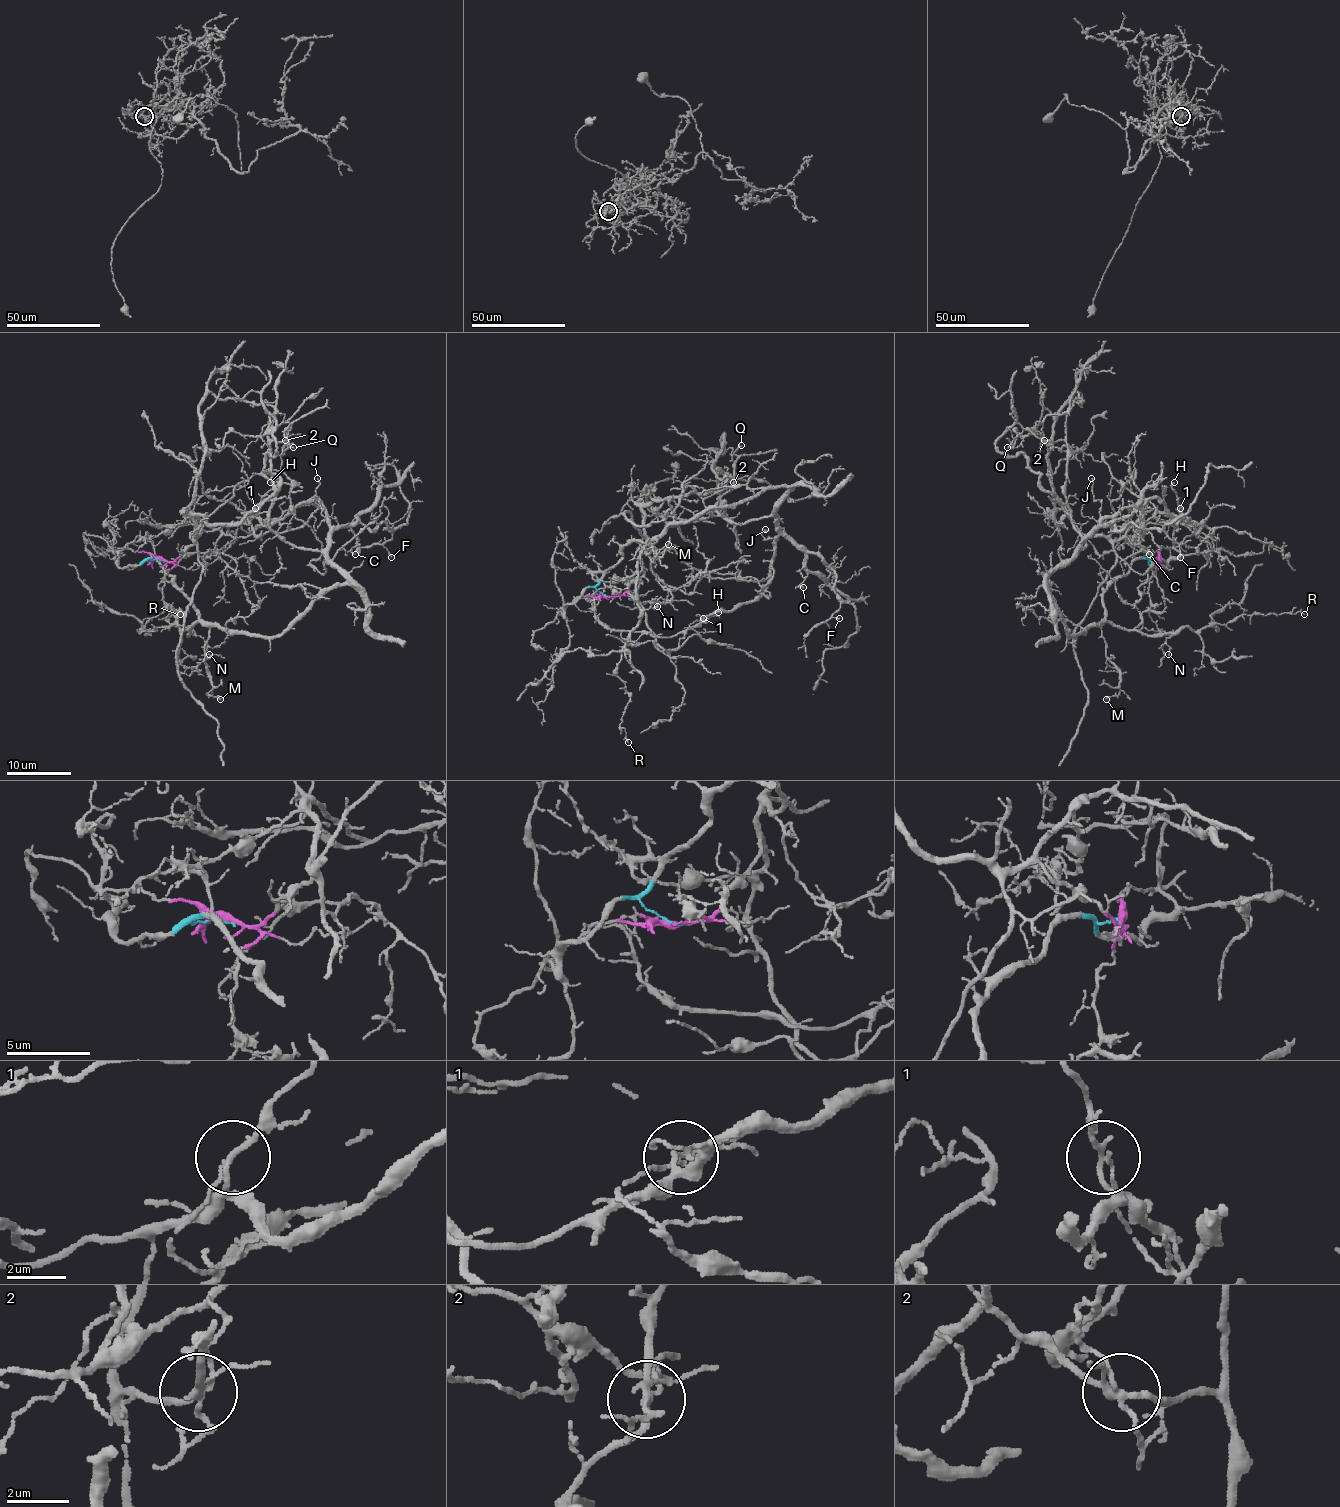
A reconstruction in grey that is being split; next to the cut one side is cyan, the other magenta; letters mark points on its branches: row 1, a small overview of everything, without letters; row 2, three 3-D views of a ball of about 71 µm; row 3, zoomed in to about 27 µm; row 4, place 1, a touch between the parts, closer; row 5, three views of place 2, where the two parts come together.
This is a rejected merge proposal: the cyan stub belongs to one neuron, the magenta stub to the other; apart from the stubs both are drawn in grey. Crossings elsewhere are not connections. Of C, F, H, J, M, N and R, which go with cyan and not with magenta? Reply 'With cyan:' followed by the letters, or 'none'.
With cyan: C, F, H, J, M, N, R

